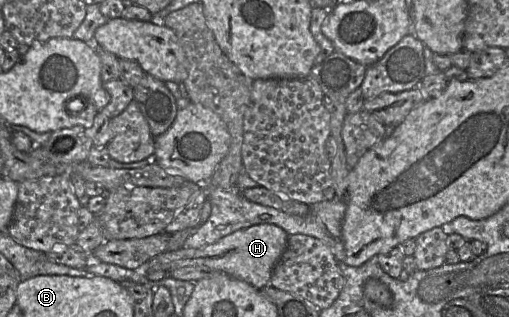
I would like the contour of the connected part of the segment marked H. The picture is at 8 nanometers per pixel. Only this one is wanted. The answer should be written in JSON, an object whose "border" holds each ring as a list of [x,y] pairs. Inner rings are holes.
{"border":[[[253,225],[231,233],[216,243],[202,248],[166,251],[150,260],[145,267],[138,271],[164,270],[171,272],[181,267],[208,267],[245,281],[256,289],[262,289],[269,285],[273,269],[287,247],[288,237],[289,235],[277,225]]]}

